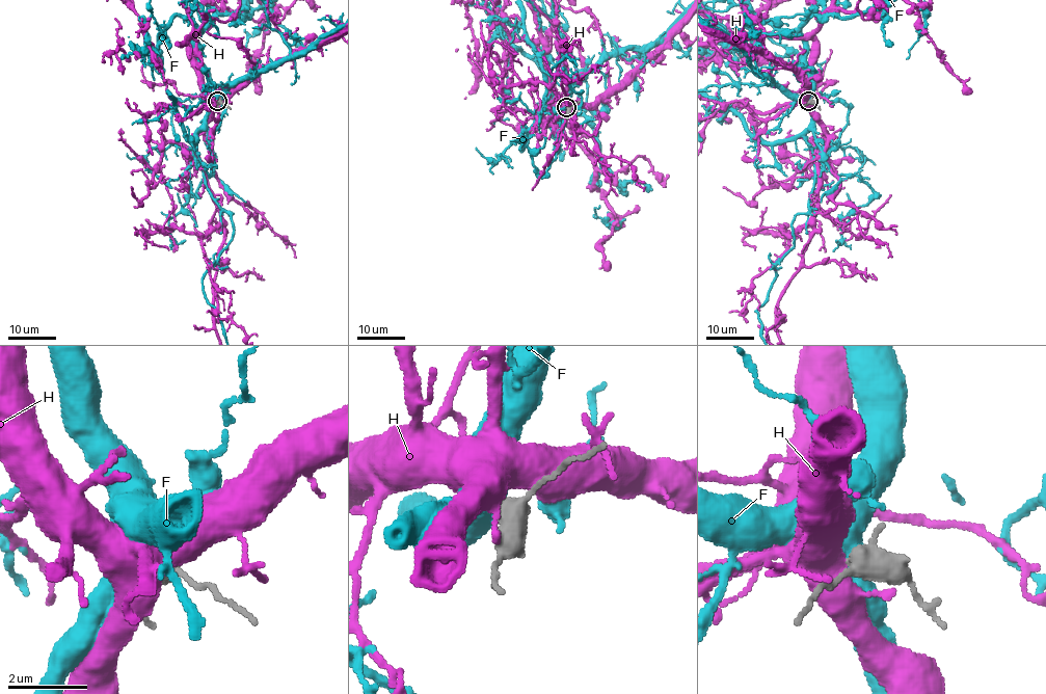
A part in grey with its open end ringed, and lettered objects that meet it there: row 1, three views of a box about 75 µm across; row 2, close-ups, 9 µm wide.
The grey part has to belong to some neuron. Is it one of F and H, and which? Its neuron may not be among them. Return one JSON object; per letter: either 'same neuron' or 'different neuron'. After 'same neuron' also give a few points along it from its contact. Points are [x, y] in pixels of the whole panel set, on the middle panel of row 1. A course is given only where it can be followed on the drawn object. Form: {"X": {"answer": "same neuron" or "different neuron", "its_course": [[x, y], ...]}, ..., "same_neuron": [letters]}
{"F": {"answer": "same neuron"}, "H": {"answer": "different neuron"}, "same_neuron": ["F"]}

